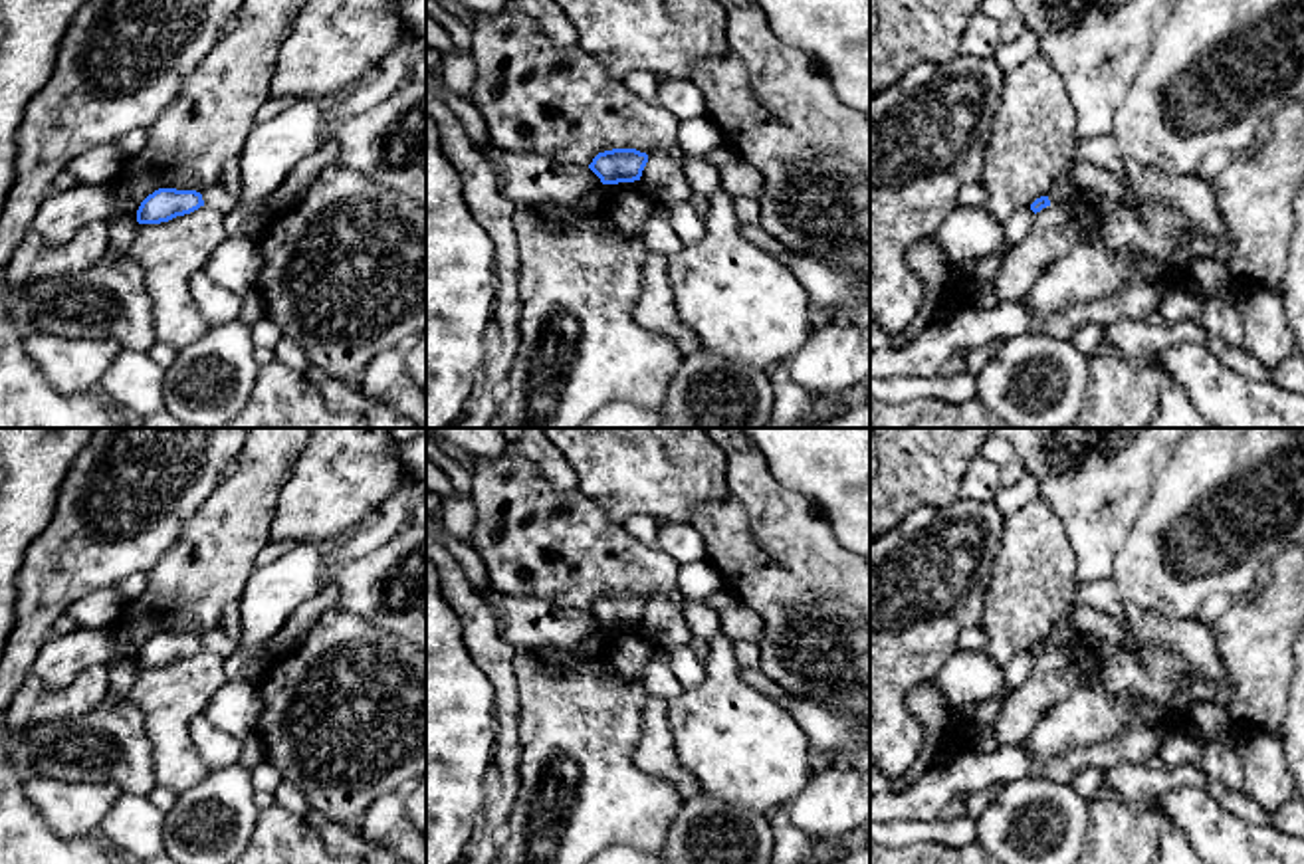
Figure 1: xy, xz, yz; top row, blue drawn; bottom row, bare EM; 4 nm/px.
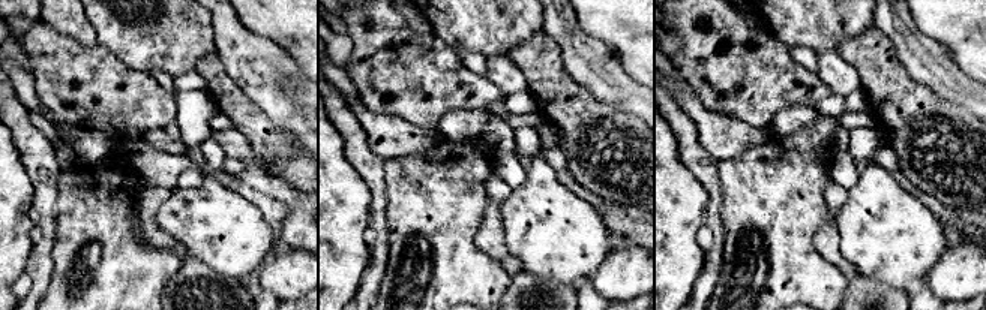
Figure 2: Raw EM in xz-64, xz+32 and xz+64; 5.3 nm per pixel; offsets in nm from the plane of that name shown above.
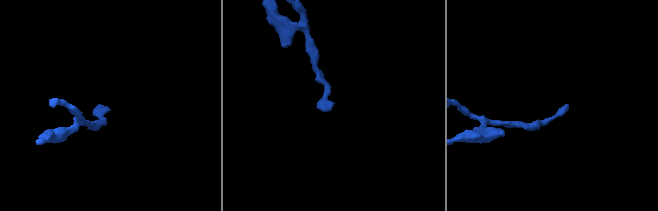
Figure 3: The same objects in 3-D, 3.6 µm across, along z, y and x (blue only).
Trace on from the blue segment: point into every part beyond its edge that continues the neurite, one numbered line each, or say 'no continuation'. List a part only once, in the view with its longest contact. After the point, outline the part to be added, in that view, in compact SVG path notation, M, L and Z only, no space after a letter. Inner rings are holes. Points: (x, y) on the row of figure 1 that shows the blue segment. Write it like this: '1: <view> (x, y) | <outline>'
no continuation

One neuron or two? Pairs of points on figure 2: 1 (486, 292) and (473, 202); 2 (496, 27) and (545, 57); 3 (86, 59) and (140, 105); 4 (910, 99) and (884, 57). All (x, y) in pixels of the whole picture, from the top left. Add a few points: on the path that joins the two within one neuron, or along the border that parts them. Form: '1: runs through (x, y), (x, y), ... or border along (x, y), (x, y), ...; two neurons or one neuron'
1: runs through (465, 270), (465, 225); one neuron
2: border along (542, 30), (520, 42), (506, 56); two neurons
3: runs through (99, 72), (126, 99); one neuron
4: runs through (899, 89), (884, 74), (884, 68); one neuron

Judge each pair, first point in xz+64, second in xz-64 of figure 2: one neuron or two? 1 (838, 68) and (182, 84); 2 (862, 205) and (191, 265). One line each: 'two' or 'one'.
1: one
2: two

